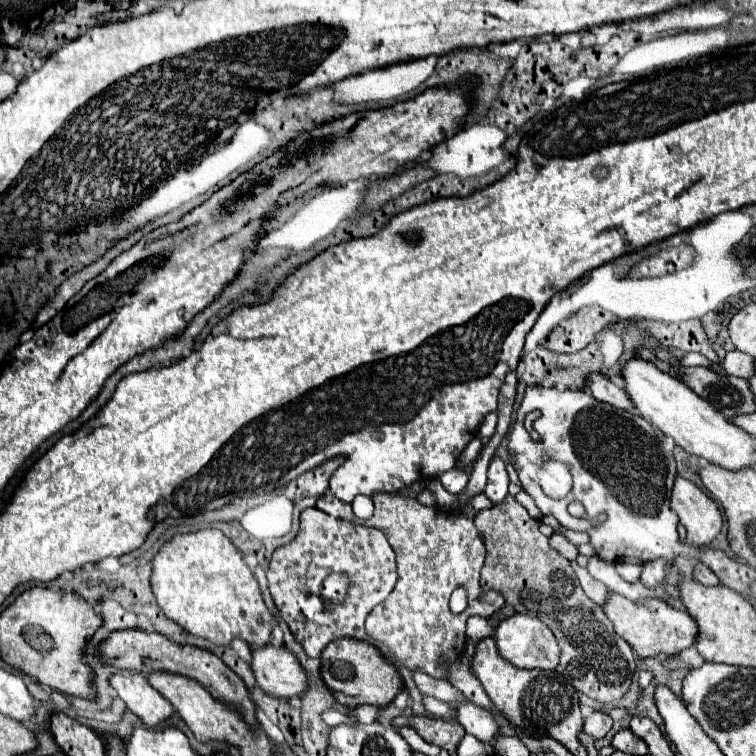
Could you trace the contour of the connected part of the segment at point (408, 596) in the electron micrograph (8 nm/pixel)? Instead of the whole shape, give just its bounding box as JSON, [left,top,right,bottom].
[315,492,505,680]

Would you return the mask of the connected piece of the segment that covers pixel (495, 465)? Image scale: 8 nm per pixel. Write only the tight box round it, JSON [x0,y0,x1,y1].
[485,456,509,504]

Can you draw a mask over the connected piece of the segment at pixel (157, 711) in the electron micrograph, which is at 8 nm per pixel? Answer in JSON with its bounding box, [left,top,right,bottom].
[109,672,175,726]

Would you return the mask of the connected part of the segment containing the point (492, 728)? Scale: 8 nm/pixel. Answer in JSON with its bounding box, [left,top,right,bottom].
[457,700,501,744]

